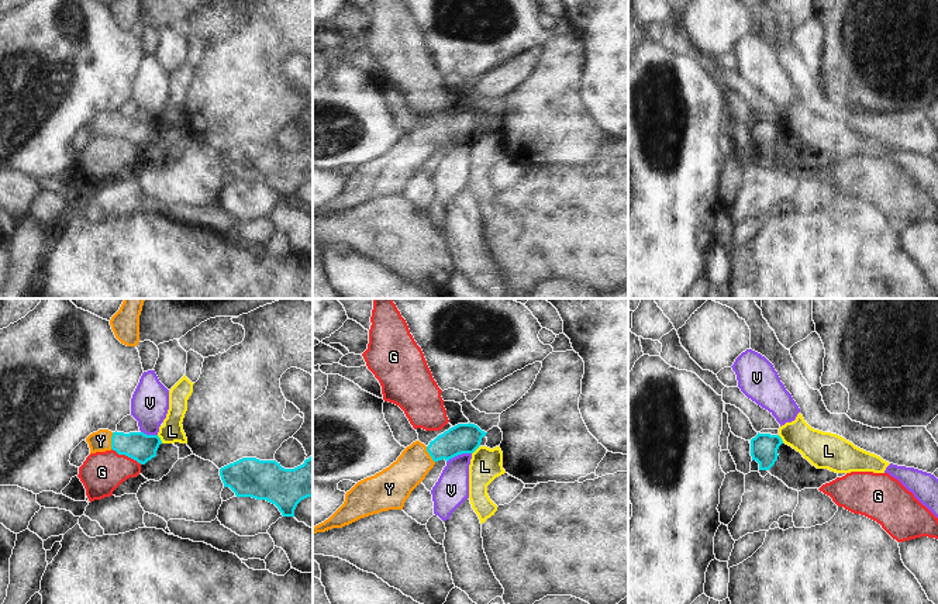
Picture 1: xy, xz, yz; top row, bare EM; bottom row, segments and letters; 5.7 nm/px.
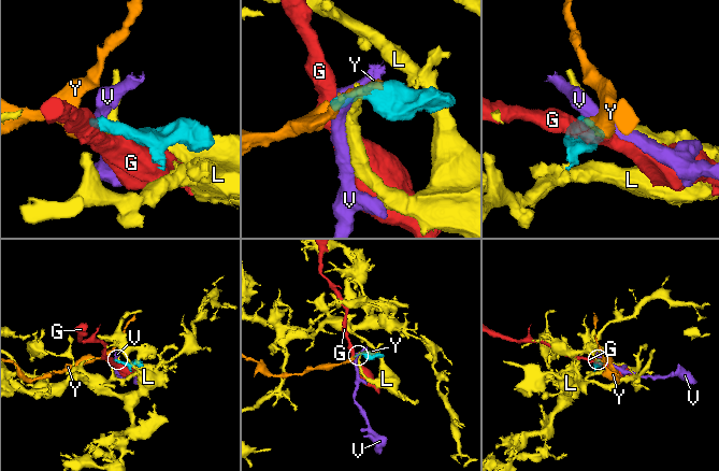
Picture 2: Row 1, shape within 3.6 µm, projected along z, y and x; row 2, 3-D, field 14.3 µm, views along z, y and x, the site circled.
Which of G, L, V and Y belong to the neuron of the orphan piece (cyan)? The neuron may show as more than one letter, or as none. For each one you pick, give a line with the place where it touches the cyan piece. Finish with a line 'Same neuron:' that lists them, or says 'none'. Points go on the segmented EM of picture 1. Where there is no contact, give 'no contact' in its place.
Y: xy (111, 441)
Same neuron: Y

